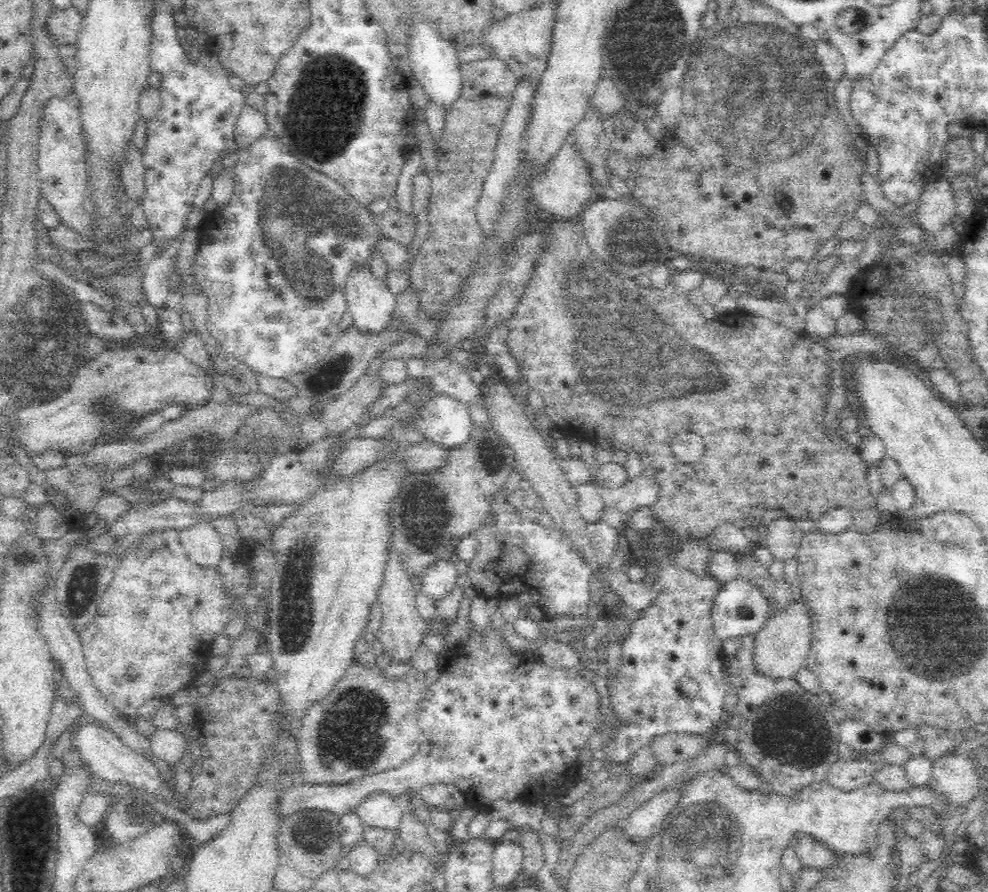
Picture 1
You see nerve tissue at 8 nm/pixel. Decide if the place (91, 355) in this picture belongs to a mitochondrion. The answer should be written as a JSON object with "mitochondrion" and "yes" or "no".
{"mitochondrion":"yes"}

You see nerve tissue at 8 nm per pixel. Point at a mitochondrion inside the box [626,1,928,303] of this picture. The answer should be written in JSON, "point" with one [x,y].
{"point":[762,64]}

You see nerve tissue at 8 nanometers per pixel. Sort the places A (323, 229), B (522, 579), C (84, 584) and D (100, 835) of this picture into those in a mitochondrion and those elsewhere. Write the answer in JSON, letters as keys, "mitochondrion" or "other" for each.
{"A":"mitochondrion","B":"other","C":"mitochondrion","D":"other"}

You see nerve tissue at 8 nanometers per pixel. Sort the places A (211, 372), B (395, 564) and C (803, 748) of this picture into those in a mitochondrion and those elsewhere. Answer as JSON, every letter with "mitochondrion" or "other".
{"A":"other","B":"other","C":"mitochondrion"}

